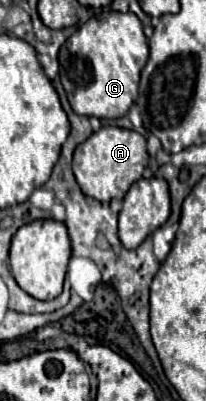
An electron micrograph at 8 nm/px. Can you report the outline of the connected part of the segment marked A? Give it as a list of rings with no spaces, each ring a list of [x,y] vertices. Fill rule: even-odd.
[[[101,127],[97,133],[93,133],[87,141],[83,141],[75,149],[73,173],[77,177],[81,191],[87,197],[93,197],[99,203],[107,205],[111,199],[125,197],[131,183],[135,183],[143,175],[147,161],[149,161],[149,153],[143,135],[121,127]]]

